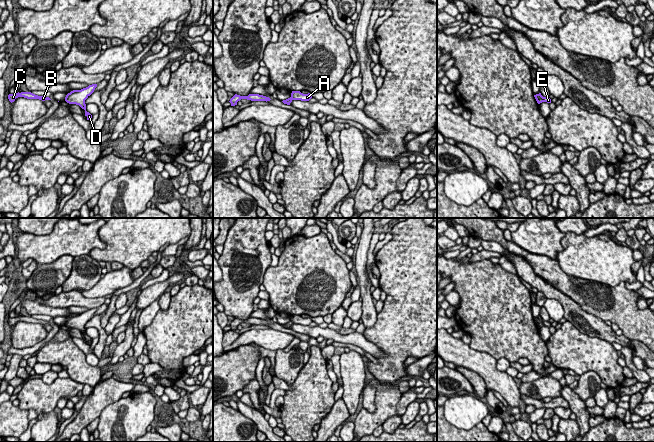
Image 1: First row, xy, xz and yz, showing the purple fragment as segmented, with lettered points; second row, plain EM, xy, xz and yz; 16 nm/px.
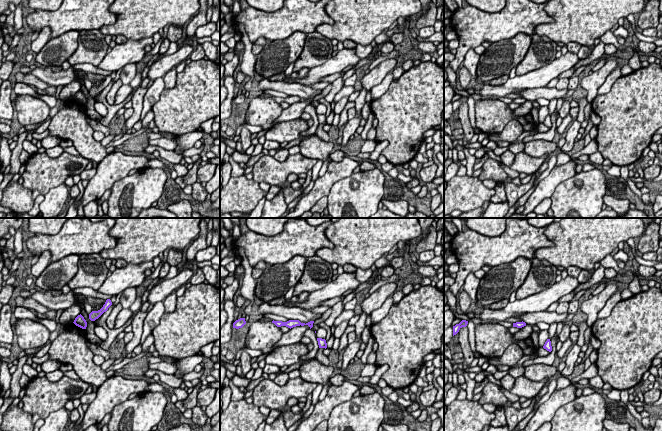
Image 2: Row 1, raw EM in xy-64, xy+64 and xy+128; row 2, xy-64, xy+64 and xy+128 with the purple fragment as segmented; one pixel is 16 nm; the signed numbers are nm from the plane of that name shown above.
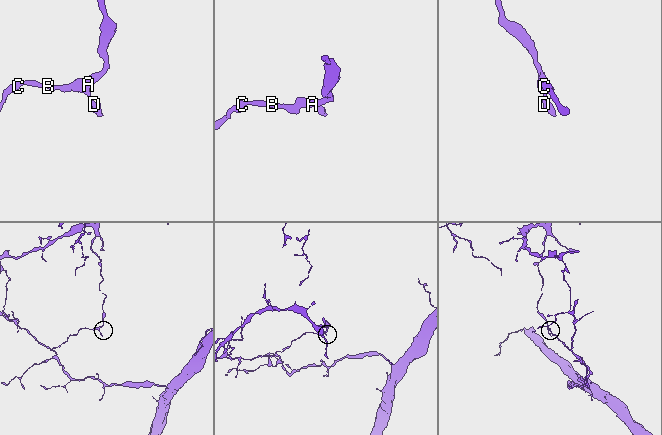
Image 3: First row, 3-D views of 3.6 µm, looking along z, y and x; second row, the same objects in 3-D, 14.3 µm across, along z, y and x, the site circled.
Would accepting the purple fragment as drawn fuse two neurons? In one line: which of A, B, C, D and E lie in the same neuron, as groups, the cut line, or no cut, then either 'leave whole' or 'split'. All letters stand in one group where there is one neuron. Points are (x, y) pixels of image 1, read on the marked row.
groups A D / B C E; cut xy (68, 94), (65, 100); split

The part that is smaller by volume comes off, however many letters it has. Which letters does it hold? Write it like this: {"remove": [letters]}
{"remove": ["A", "D"]}

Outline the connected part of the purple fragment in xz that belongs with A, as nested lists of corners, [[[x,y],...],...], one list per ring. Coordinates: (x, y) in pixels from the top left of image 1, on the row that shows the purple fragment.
[[[292,91],[291,97],[293,100],[309,101],[312,98],[312,93],[303,94],[300,91]]]

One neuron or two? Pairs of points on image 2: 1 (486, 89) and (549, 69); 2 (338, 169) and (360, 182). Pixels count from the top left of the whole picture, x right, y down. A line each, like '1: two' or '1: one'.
1: one
2: two

